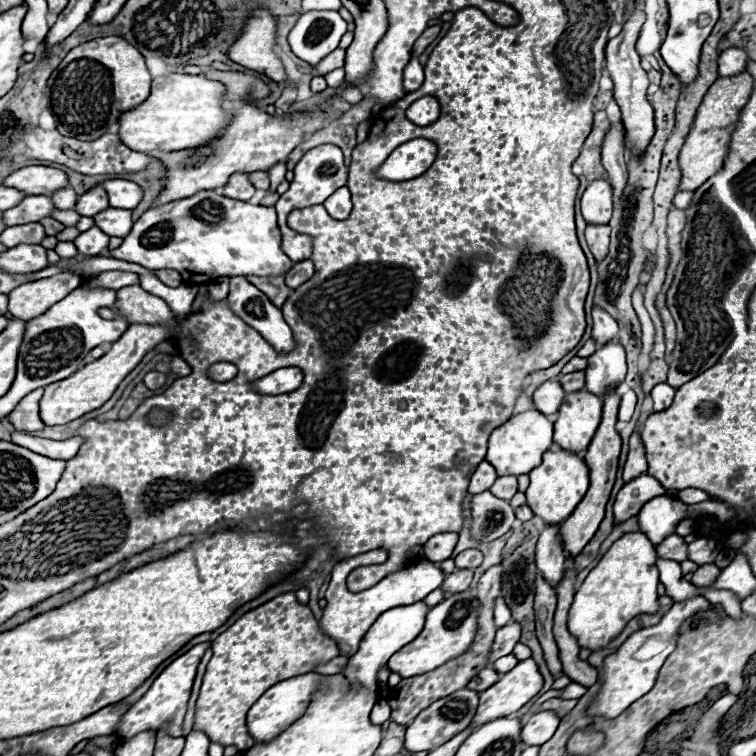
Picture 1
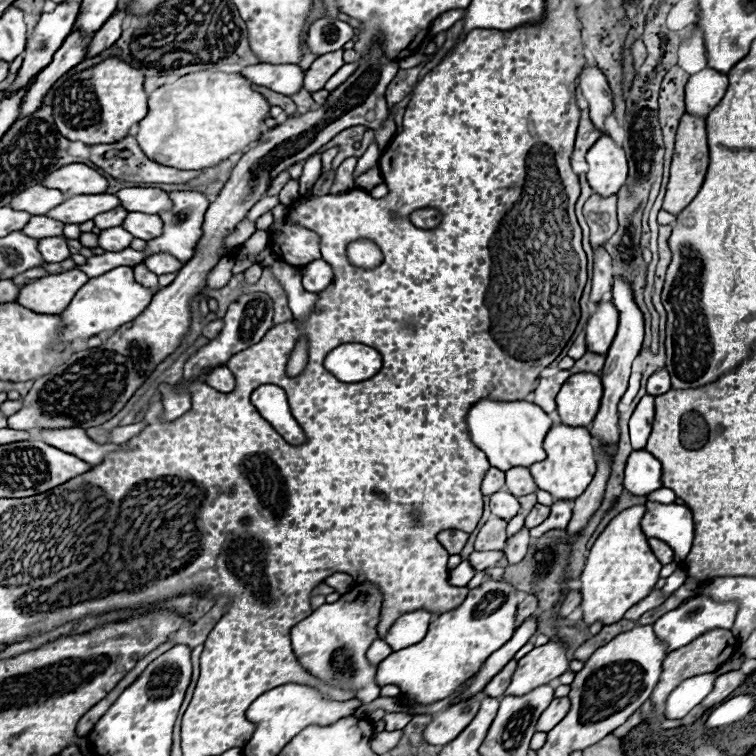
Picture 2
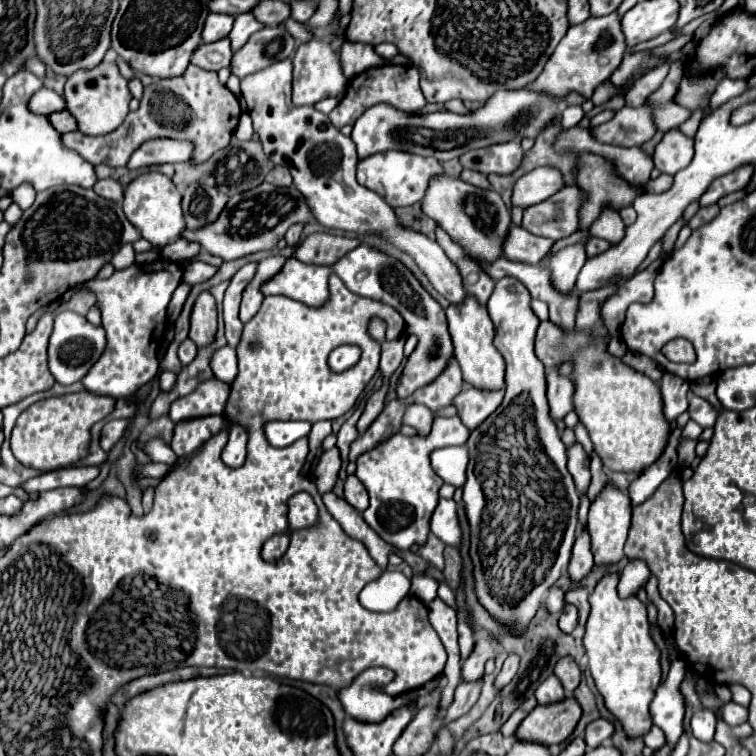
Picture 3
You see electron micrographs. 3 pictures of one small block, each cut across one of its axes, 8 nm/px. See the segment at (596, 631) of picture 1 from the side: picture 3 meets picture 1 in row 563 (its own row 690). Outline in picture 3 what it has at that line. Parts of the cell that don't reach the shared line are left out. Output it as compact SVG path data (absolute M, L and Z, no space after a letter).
M618 572L606 574L590 594L590 616L586 622L584 646L590 674L598 692L604 696L606 708L624 726L628 736L644 736L652 726L648 706L660 684L660 650L656 650L656 644L650 638L646 606L638 596L620 598L616 590L618 582Z

